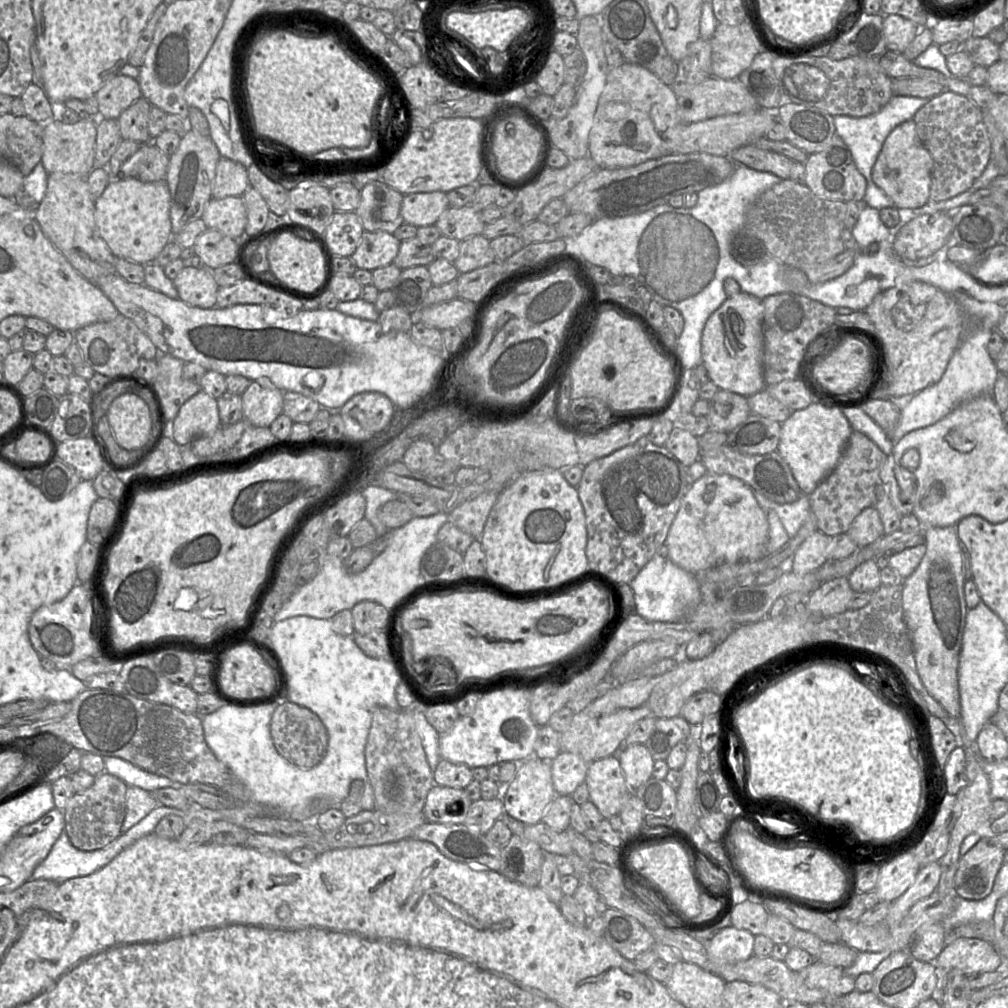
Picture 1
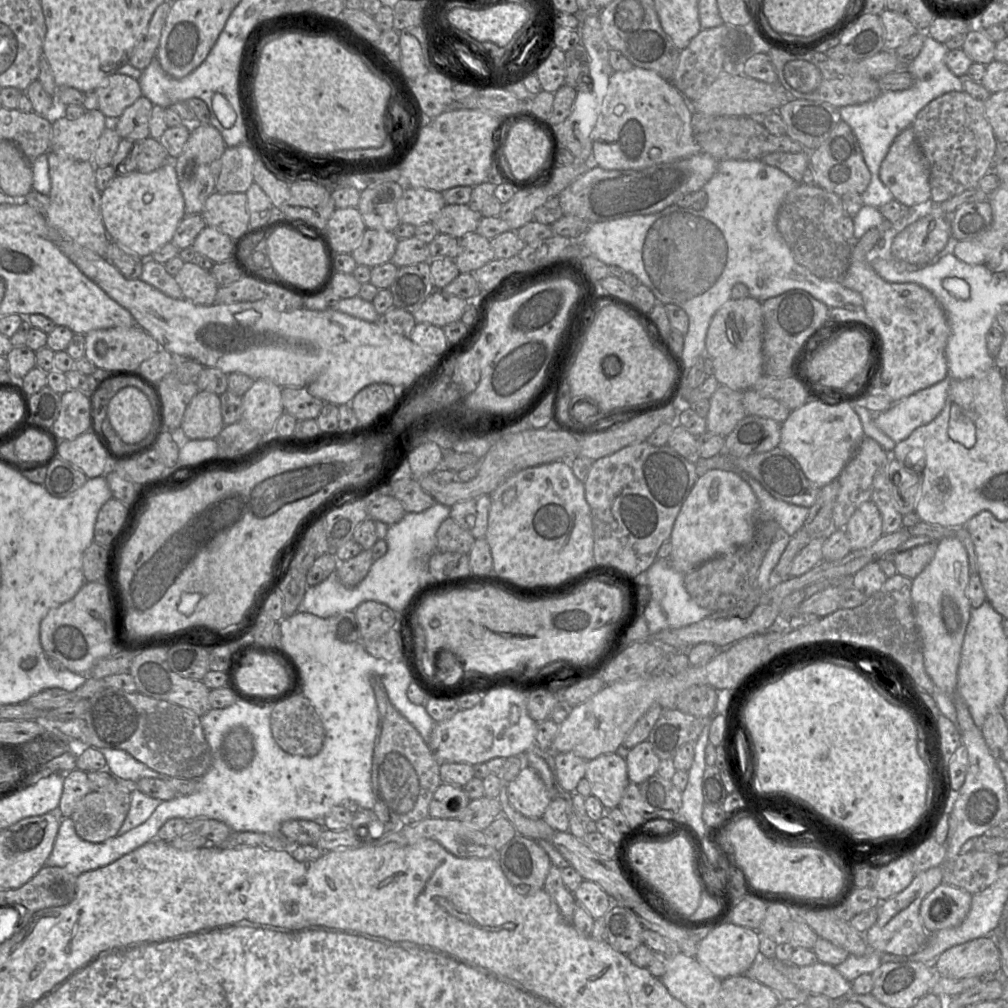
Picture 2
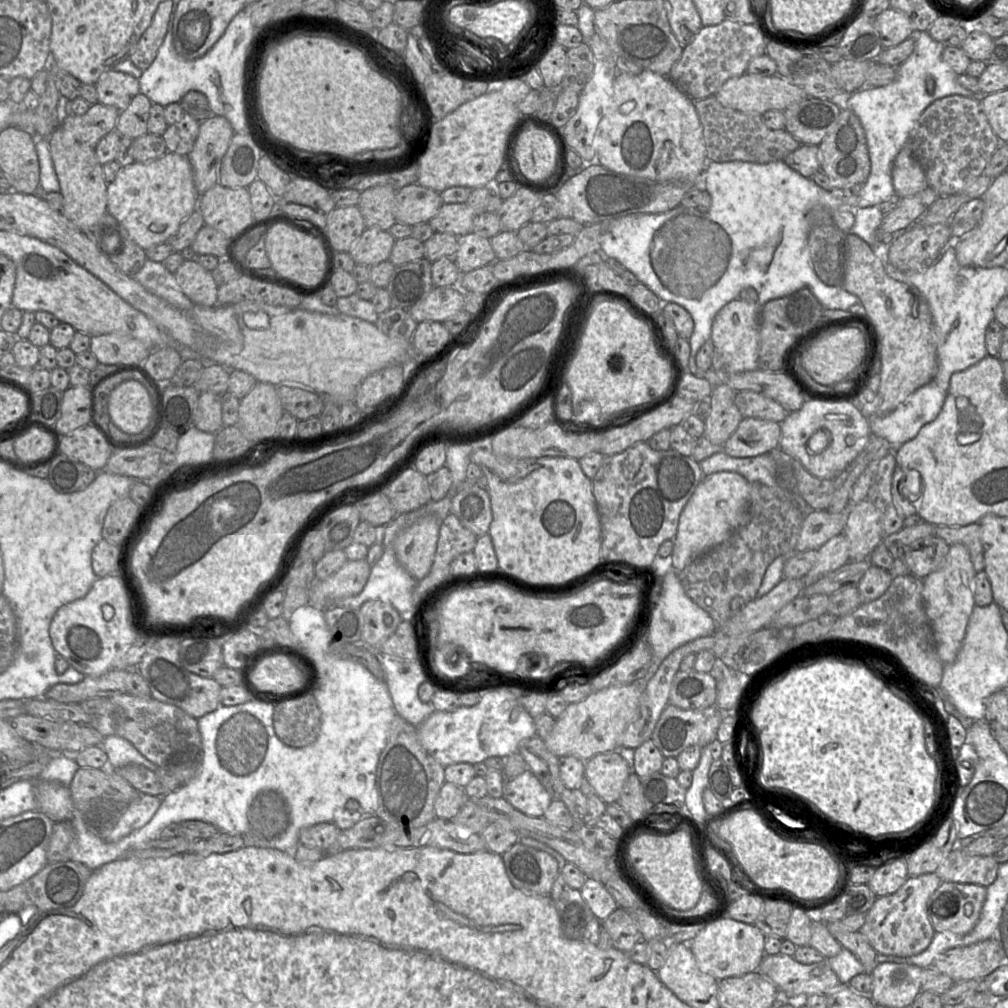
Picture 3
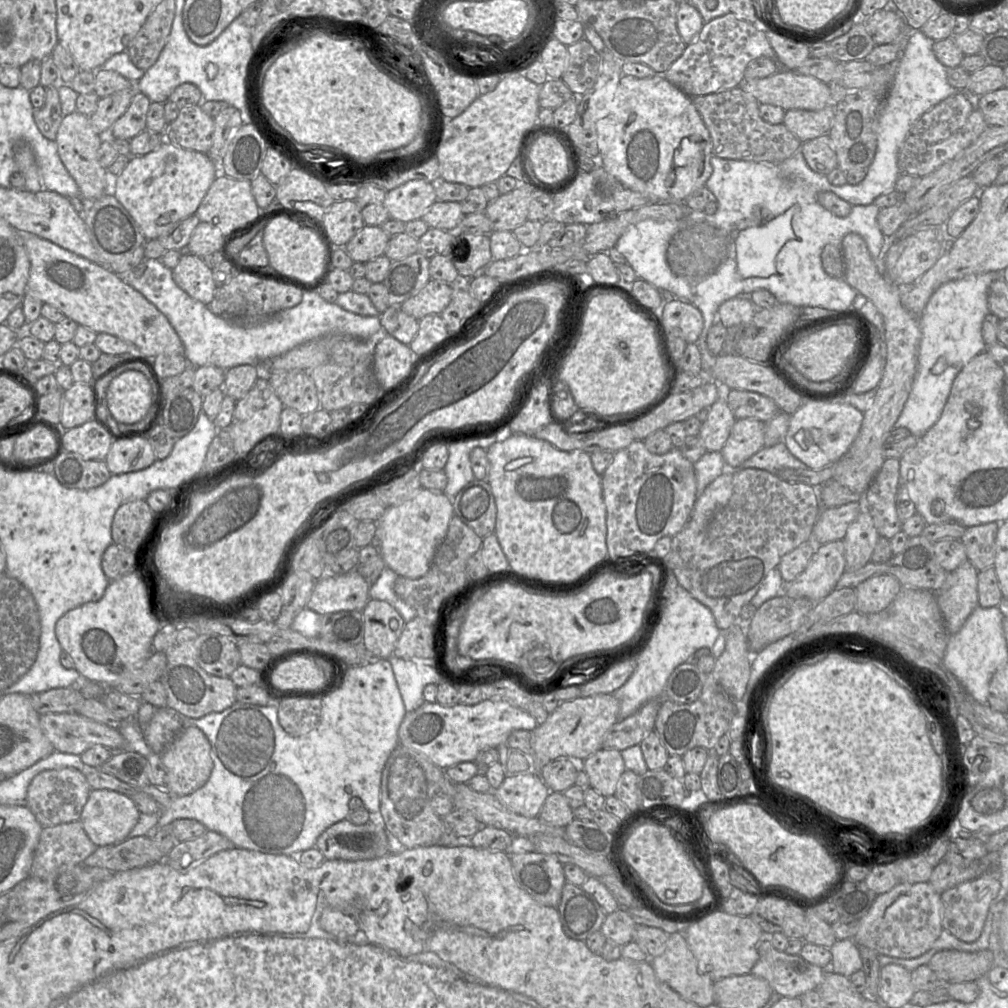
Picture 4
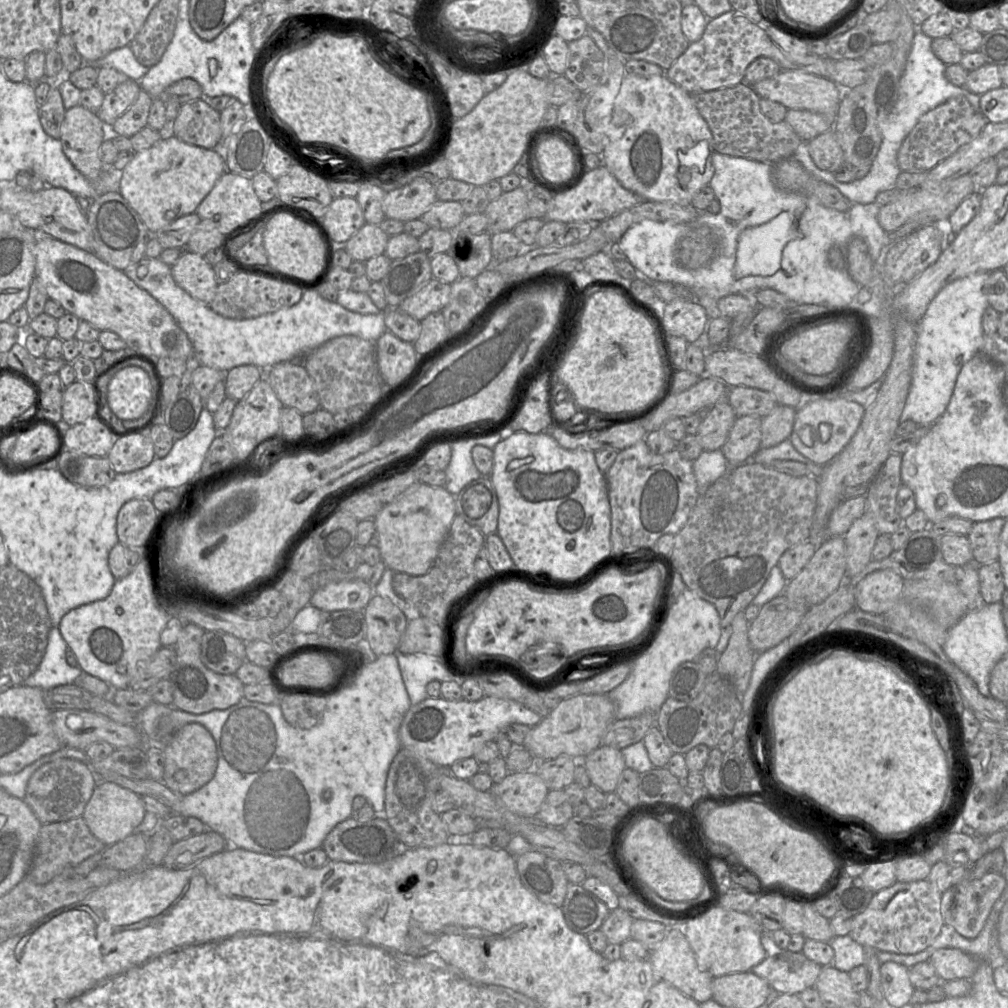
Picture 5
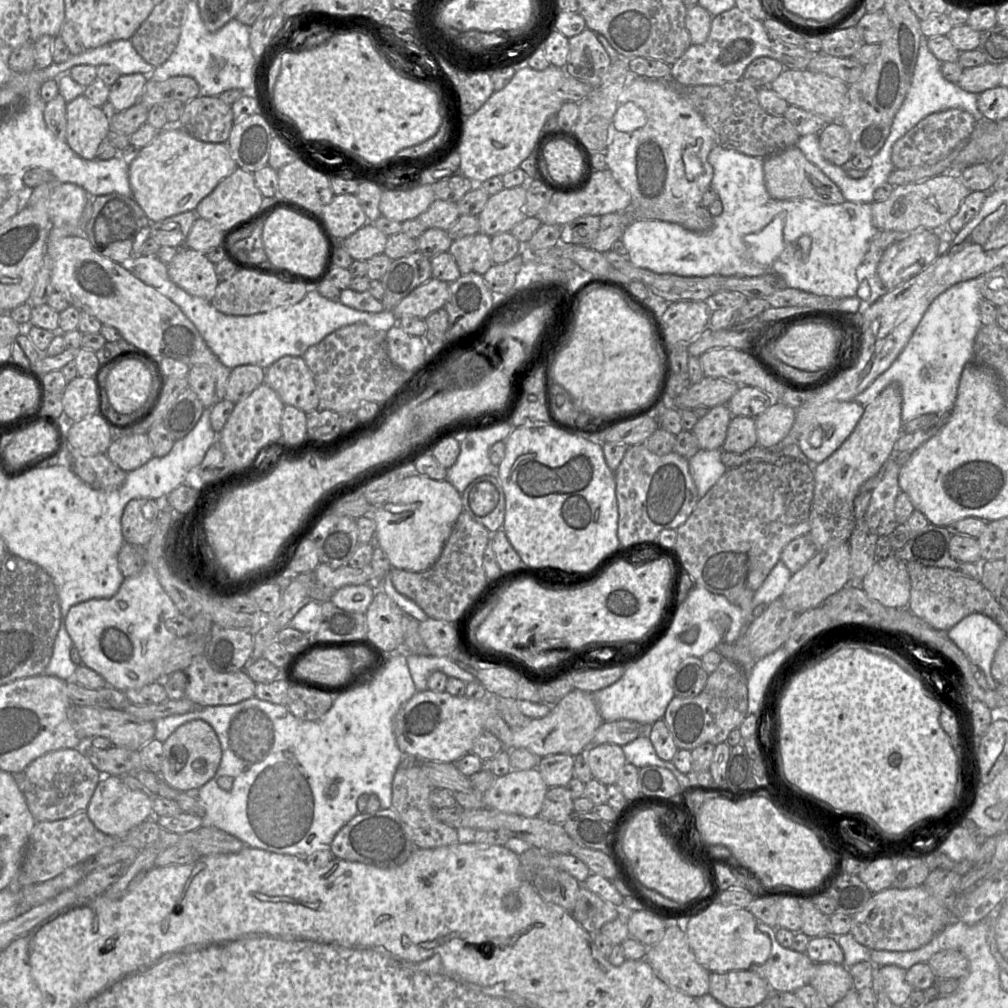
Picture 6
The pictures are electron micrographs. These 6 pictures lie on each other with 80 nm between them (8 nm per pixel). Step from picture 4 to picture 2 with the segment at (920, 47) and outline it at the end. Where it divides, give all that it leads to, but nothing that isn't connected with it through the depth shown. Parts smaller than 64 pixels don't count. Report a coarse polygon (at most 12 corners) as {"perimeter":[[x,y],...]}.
{"perimeter":[[926,33],[910,88],[839,108],[871,174],[864,206],[894,199],[879,169],[896,136],[961,78]]}

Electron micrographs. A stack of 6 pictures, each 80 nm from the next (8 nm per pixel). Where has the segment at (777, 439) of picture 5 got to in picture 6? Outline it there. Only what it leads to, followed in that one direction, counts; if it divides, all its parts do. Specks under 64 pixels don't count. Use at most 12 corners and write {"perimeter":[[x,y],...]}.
{"perimeter":[[774,401],[756,420],[757,445],[776,447],[796,408]]}

